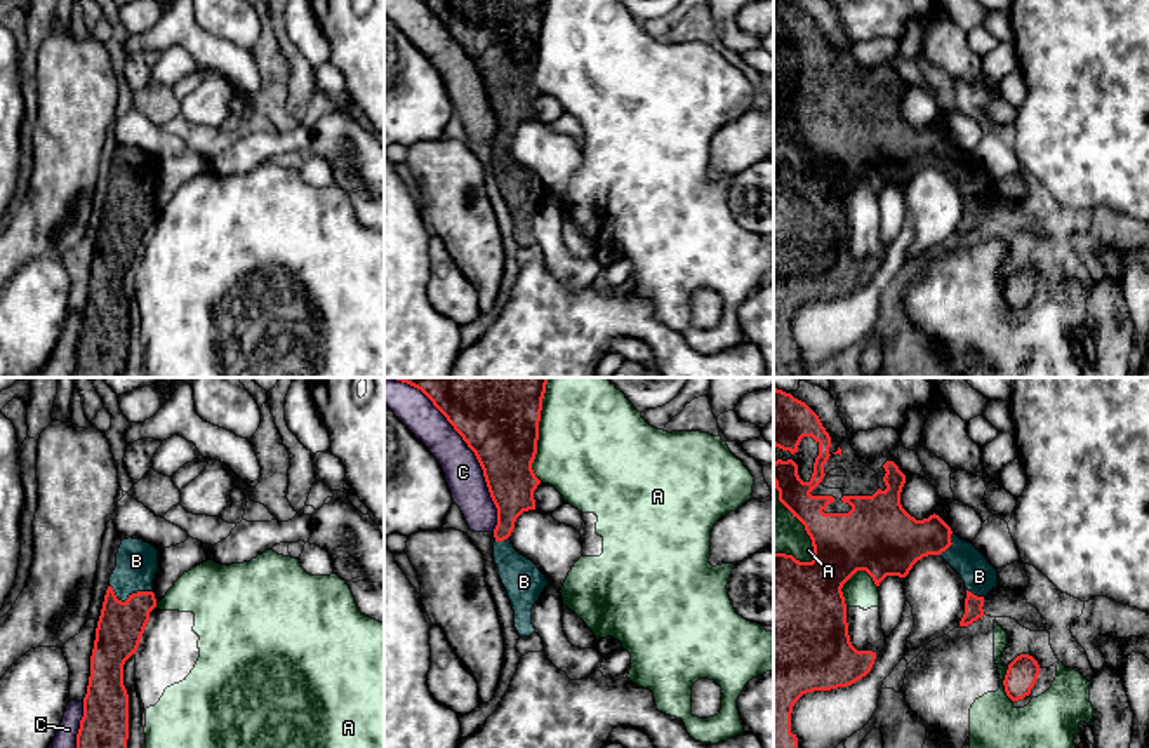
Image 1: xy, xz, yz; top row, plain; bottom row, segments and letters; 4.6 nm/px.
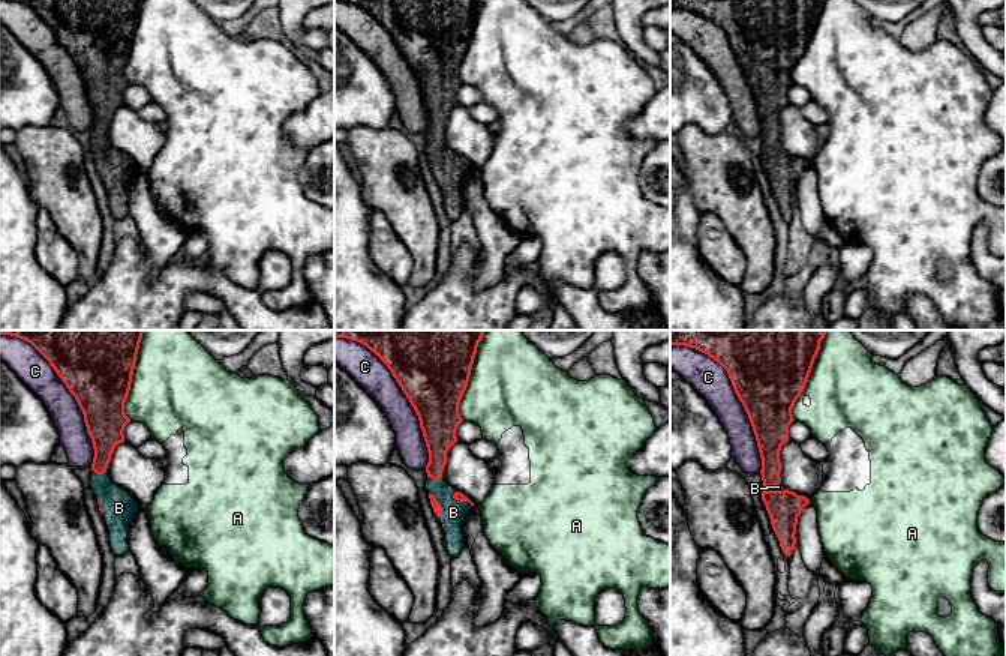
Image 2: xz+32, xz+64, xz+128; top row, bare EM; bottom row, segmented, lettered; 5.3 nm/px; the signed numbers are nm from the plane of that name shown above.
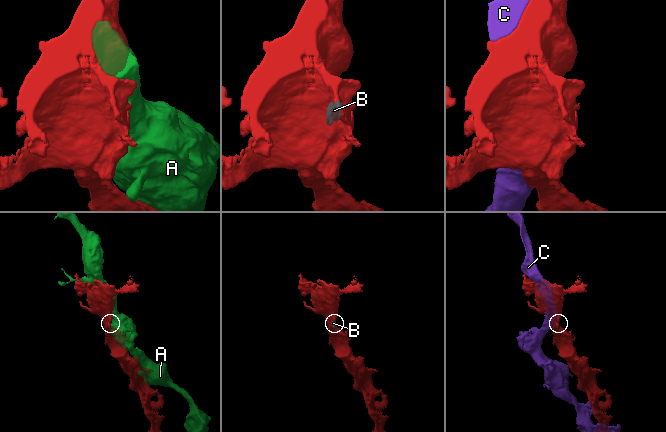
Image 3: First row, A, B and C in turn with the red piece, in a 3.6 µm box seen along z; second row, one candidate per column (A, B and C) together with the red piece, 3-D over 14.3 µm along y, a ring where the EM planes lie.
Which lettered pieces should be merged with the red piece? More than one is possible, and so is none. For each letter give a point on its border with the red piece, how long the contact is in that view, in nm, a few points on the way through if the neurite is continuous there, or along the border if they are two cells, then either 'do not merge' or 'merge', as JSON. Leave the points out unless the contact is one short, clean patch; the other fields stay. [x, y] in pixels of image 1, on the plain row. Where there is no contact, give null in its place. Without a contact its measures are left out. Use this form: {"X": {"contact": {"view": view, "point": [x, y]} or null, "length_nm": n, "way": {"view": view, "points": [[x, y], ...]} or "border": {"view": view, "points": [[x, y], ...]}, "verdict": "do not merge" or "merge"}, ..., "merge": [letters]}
{"A": {"contact": {"view": "xz", "point": [537, 46]}, "length_nm": 420, "verdict": "do not merge"}, "B": {"contact": {"view": "xy", "point": [129, 207]}, "length_nm": 200, "verdict": "merge"}, "C": {"contact": {"view": "xz", "point": [478, 72]}, "length_nm": 750, "verdict": "do not merge"}, "merge": ["B"]}

